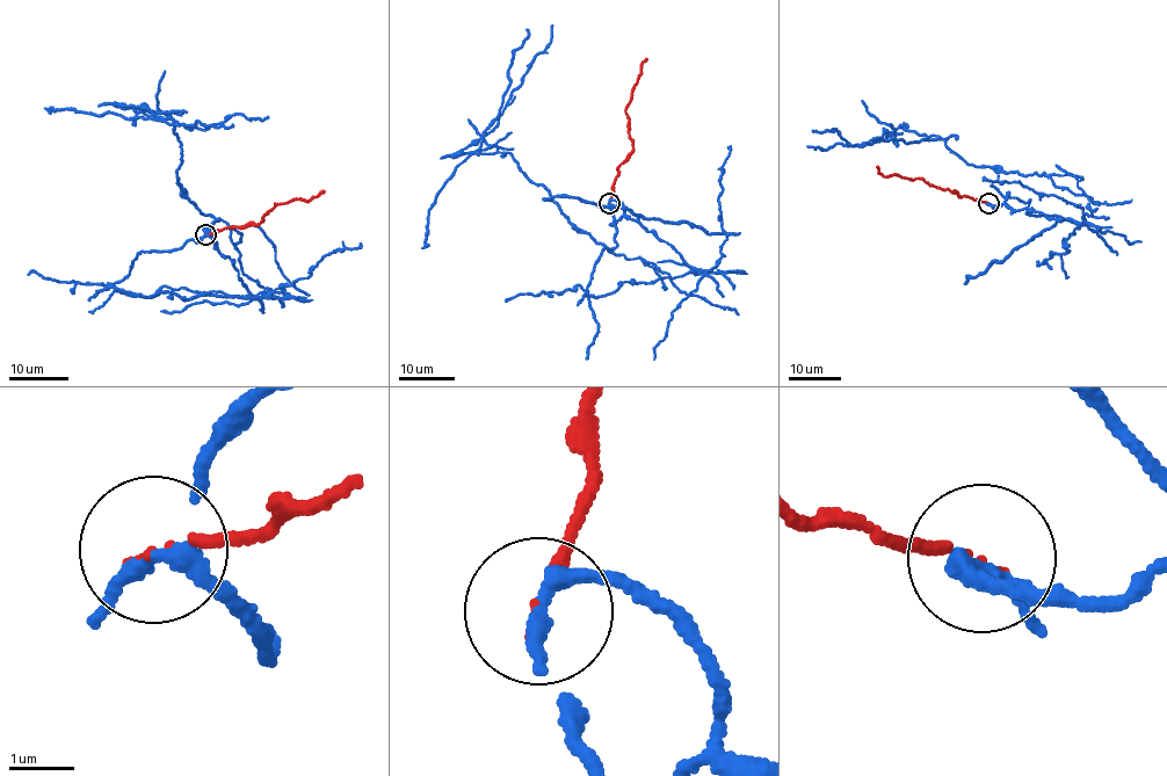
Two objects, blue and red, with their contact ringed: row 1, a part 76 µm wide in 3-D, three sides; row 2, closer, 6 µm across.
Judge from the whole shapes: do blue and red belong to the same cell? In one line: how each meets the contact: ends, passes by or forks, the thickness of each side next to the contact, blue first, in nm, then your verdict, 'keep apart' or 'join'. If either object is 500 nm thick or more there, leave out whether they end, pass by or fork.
blue passes by; red ends there; 240 nm thick on the blue side, 80 nm on the other; keep apart

